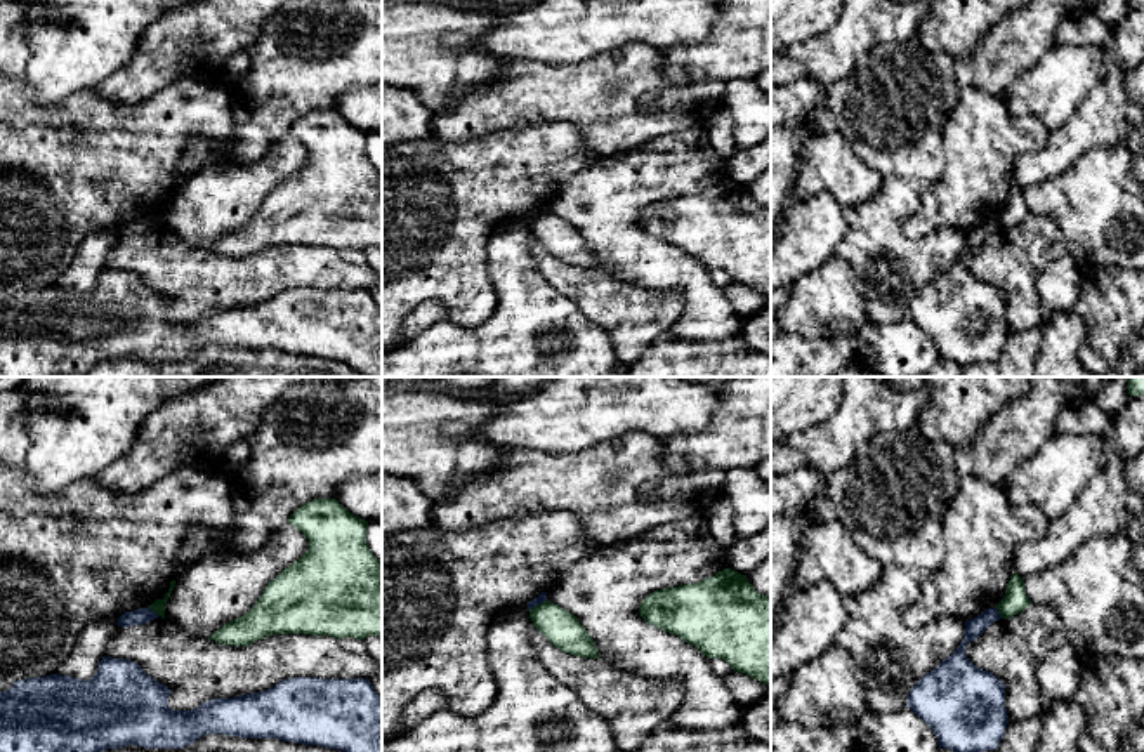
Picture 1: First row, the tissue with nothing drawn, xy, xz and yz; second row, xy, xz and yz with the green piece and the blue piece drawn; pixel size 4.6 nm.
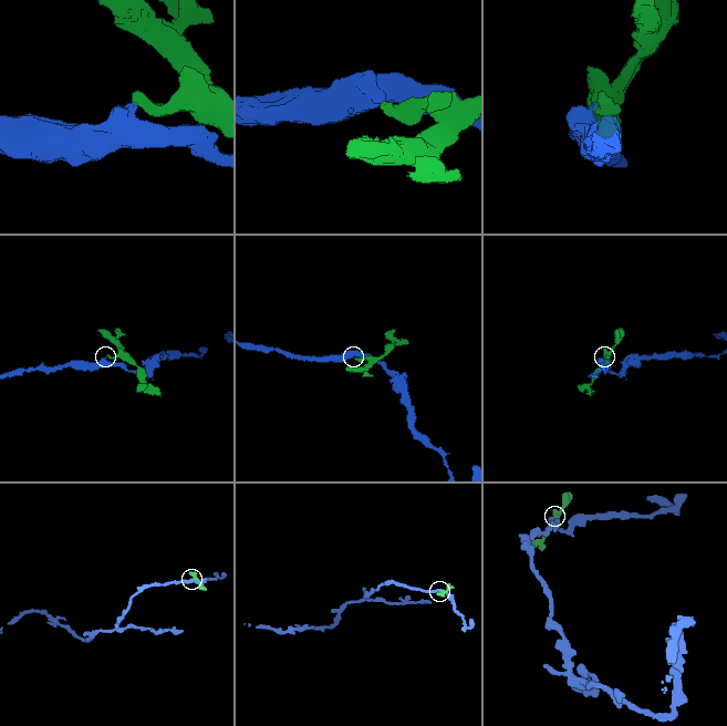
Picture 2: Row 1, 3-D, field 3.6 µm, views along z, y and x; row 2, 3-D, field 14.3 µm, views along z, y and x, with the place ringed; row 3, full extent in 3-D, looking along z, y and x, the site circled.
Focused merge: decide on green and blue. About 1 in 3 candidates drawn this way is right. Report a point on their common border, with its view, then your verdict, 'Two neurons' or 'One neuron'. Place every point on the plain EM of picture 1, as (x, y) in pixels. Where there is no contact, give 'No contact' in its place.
Touches green at xy (155, 223). Two neurons

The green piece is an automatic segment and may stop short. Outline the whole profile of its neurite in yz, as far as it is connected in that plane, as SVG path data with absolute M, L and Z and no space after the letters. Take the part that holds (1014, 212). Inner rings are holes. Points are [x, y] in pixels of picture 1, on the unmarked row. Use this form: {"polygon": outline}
{"polygon": "M1012 184L1003 210L995 217L1002 229L1010 229L1024 222L1031 215L1026 207L1024 189L1017 184Z"}

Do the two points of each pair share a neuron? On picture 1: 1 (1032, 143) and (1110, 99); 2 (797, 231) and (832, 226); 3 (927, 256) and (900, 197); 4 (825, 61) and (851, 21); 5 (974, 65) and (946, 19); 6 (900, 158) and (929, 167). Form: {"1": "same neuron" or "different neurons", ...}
{"1": "different neurons", "2": "same neuron", "3": "same neuron", "4": "same neuron", "5": "different neurons", "6": "same neuron"}

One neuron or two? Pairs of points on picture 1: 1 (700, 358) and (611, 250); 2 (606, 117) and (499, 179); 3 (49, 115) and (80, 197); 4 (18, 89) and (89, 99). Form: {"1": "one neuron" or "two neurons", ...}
{"1": "two neurons", "2": "two neurons", "3": "one neuron", "4": "one neuron"}

